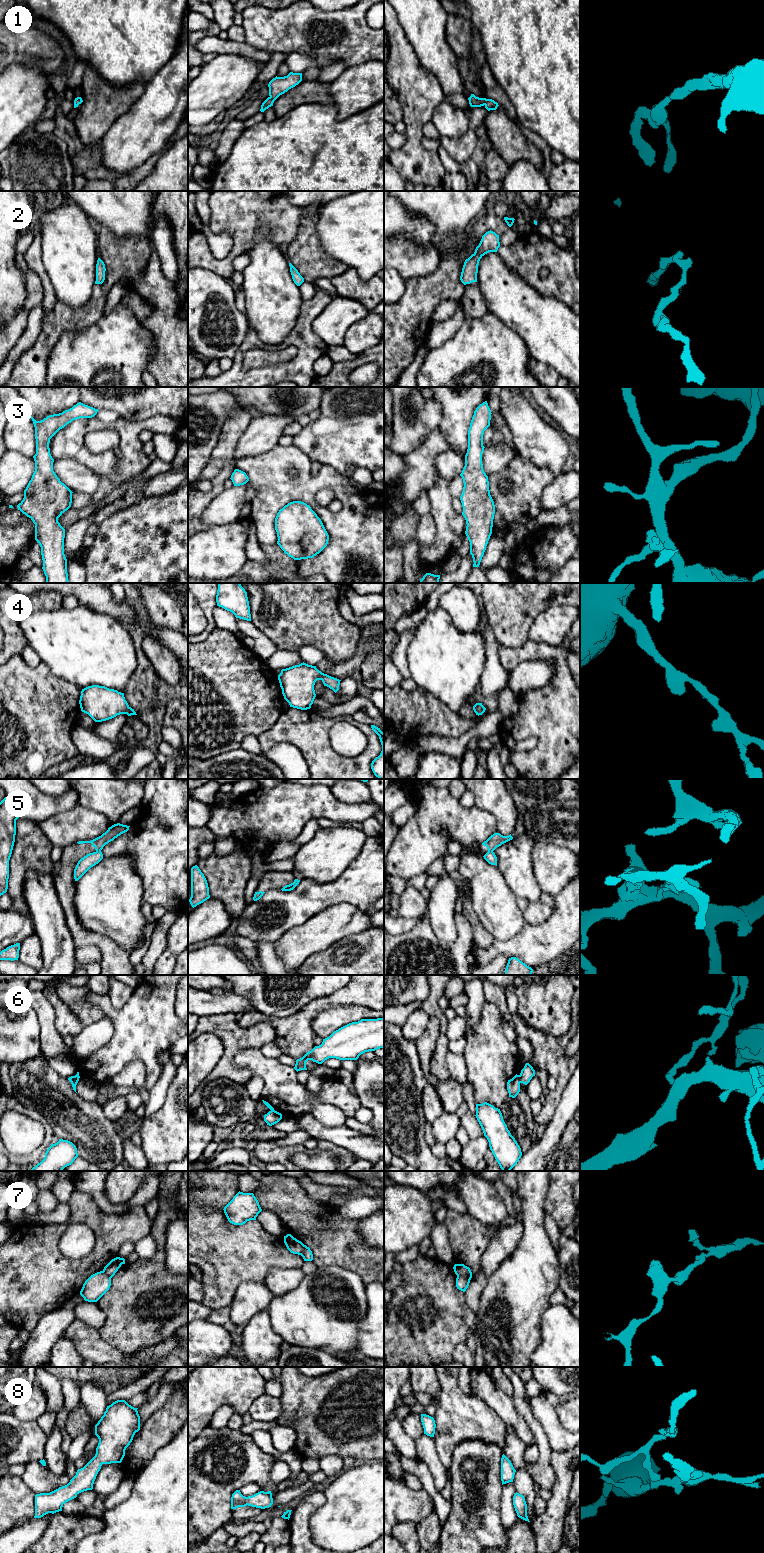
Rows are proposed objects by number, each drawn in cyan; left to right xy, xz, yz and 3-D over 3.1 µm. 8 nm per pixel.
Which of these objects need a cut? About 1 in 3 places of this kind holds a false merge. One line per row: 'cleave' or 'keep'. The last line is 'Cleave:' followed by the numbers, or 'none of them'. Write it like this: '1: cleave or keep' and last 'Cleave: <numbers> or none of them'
1: keep
2: keep
3: keep
4: keep
5: cleave
6: cleave
7: cleave
8: keep
Cleave: 5, 6, 7

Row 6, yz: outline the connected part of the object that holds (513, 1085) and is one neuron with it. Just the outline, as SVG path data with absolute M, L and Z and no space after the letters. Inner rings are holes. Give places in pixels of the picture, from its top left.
M515 1075L512 1079L507 1082L507 1090L509 1097L515 1098L520 1092L520 1076Z

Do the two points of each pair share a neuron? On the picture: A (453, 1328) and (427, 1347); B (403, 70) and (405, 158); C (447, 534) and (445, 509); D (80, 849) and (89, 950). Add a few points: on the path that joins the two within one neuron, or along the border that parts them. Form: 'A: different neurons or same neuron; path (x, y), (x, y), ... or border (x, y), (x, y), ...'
A: same neuron; path (447, 1328), (433, 1341)
B: same neuron; path (412, 92), (413, 136)
C: same neuron; path (447, 528), (445, 515)
D: different neurons; border (76, 949), (95, 945), (101, 953), (101, 961)

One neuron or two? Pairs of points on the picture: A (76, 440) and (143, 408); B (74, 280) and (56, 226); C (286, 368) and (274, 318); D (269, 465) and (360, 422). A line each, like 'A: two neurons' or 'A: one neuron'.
A: two neurons
B: one neuron
C: two neurons
D: two neurons

